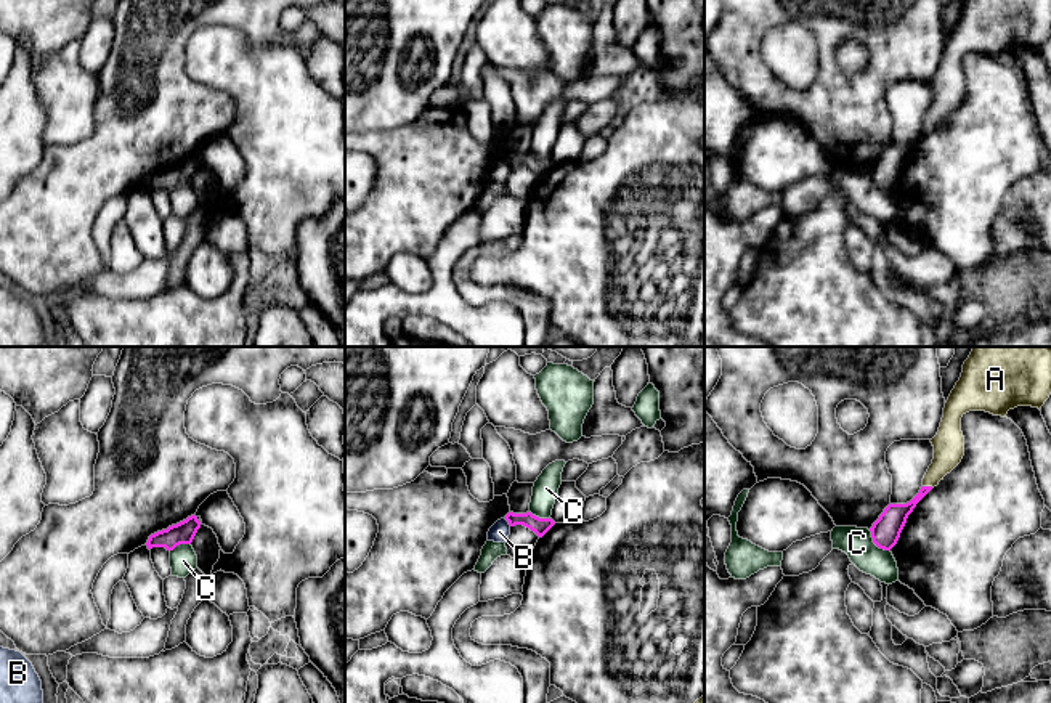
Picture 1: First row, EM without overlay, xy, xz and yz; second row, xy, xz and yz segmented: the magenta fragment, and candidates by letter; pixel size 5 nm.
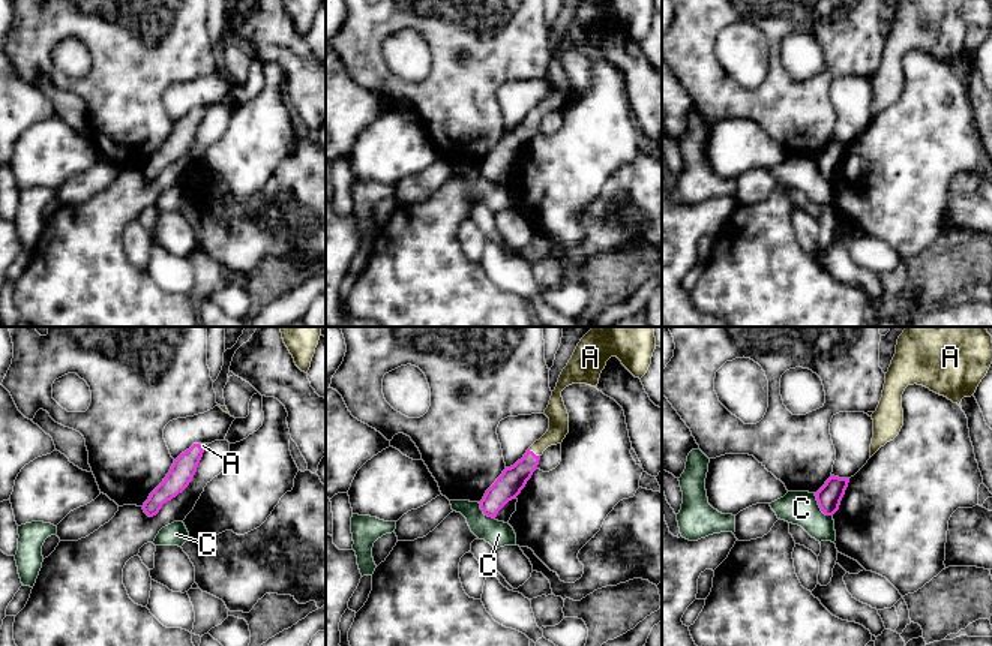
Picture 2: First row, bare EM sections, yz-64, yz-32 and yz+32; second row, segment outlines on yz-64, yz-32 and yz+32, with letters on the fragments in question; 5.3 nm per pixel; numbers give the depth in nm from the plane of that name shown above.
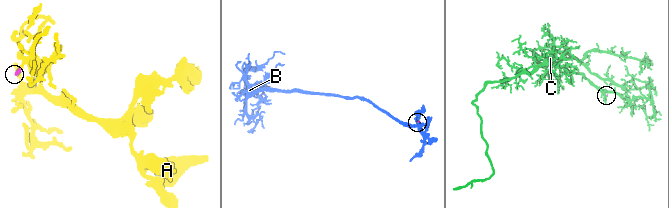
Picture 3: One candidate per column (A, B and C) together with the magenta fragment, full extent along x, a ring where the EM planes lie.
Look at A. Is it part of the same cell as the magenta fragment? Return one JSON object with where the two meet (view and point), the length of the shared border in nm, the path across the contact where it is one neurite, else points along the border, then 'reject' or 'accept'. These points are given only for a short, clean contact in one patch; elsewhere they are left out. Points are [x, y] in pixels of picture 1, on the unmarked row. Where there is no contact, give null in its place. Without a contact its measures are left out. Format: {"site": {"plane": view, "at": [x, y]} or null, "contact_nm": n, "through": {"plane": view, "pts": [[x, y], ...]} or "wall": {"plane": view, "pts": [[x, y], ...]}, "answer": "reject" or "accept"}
{"site": {"plane": "yz", "at": [928, 127]}, "contact_nm": 60, "through": {"plane": "yz", "pts": [[894, 158], [928, 127], [947, 97], [949, 84]]}, "answer": "accept"}

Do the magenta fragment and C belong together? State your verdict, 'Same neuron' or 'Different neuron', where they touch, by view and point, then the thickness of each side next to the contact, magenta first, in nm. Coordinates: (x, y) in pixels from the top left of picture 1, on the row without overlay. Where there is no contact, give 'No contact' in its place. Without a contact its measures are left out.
Different neuron. Touches magenta at yz (876, 185). Thickness 150 nm (magenta) against 160 nm

